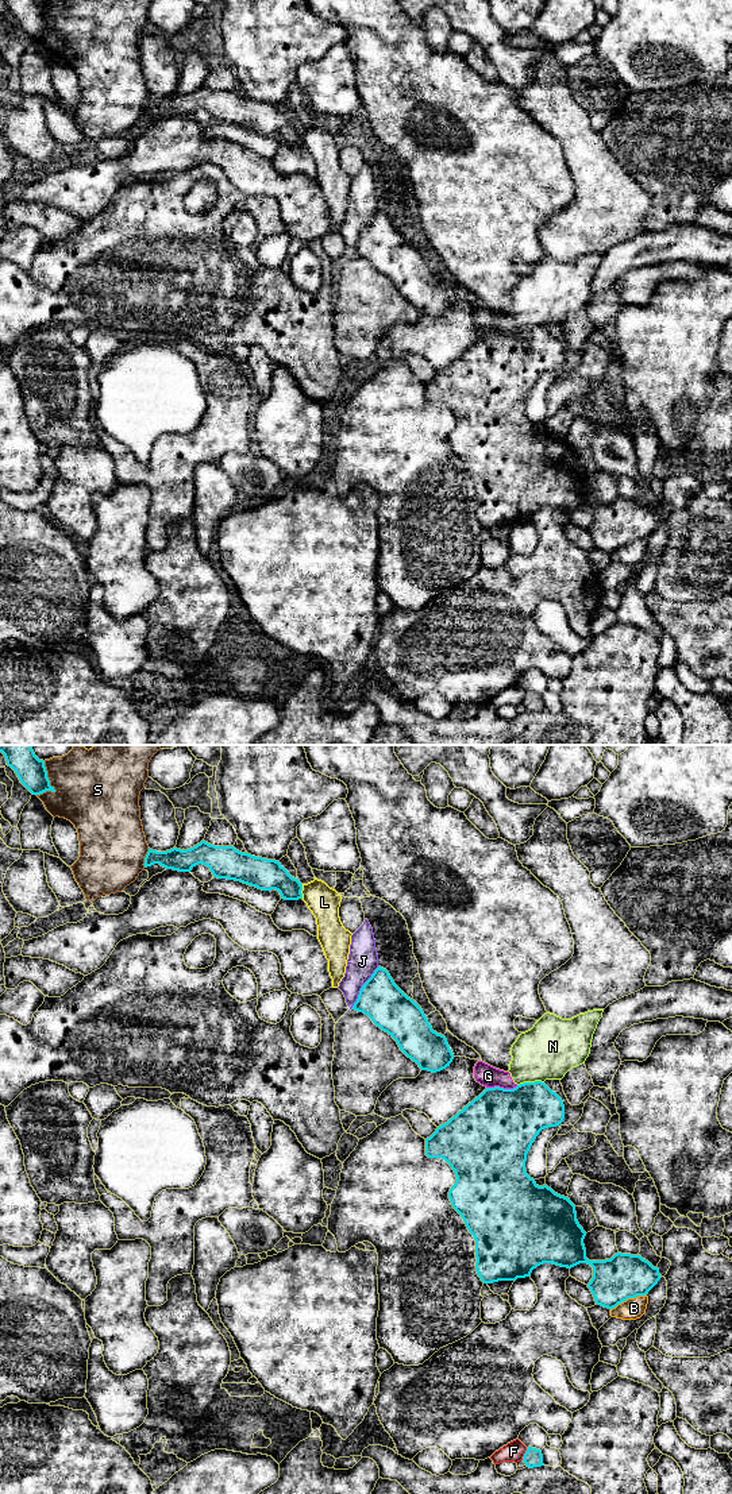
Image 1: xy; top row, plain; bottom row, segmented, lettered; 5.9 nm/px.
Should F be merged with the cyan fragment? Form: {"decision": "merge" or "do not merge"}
{"decision": "do not merge"}

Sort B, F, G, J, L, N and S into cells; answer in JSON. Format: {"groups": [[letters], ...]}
{"groups": [["B"], ["F"], ["G", "N"], ["J"], ["L"], ["S"]]}

